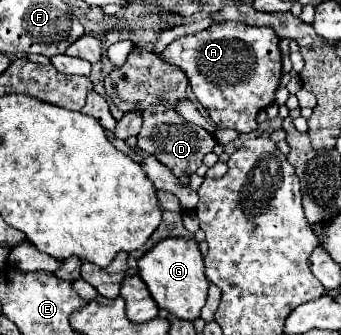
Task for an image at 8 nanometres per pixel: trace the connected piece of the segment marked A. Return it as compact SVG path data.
M235 21L215 23L201 33L177 37L163 49L161 57L189 77L197 101L207 109L219 129L255 131L255 117L273 103L281 79L279 39L271 27L249 27Z

